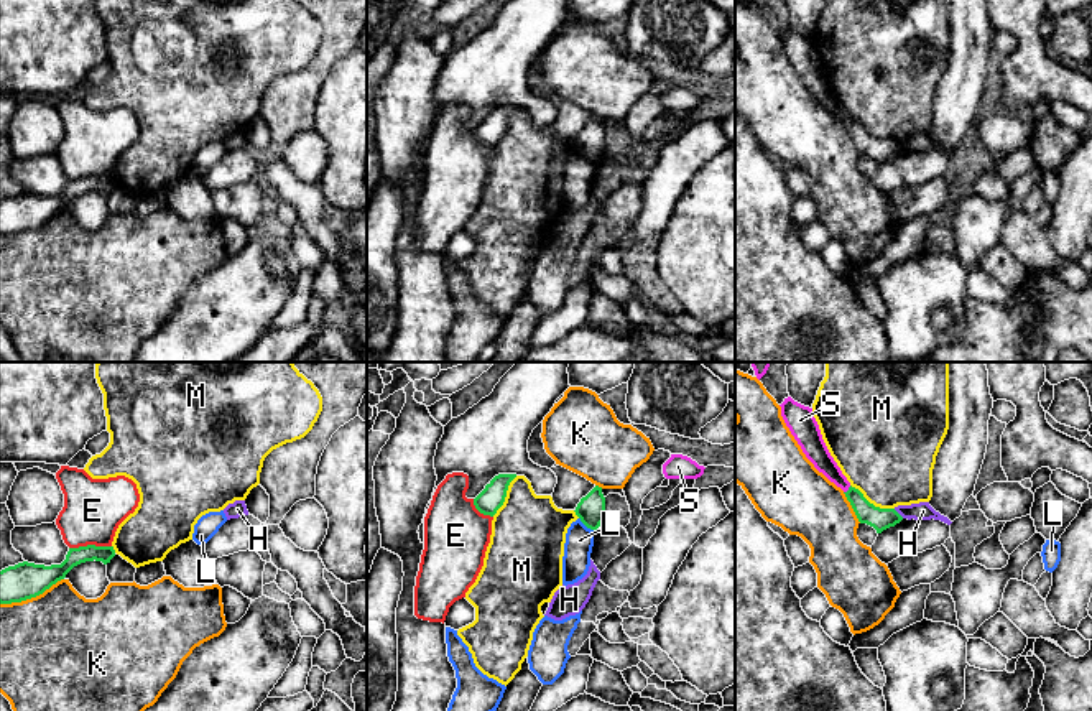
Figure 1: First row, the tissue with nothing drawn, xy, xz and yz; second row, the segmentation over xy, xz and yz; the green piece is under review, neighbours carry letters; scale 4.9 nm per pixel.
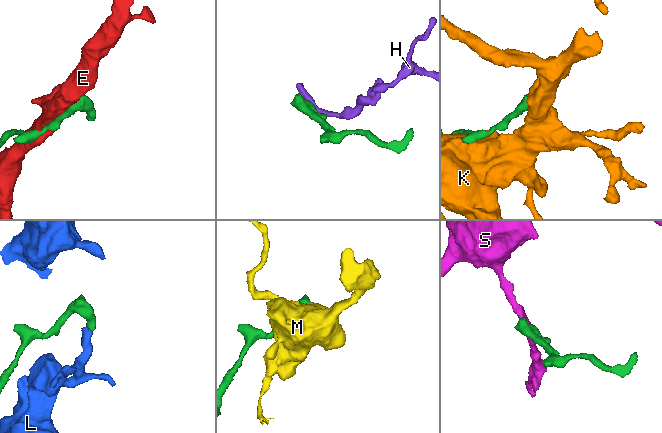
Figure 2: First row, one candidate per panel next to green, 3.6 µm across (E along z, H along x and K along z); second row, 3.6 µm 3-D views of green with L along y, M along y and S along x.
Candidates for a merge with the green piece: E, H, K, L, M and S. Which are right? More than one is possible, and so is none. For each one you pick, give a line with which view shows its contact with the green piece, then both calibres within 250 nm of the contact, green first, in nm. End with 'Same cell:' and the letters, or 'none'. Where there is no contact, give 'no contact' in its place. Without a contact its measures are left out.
Same cell: none

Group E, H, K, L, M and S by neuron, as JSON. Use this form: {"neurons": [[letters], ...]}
{"neurons": [["E"], ["H"], ["K"], ["L"], ["M"], ["S"]]}

